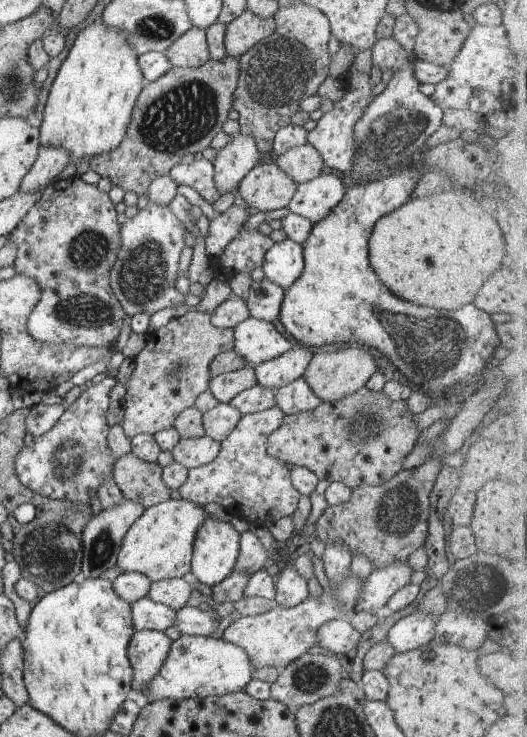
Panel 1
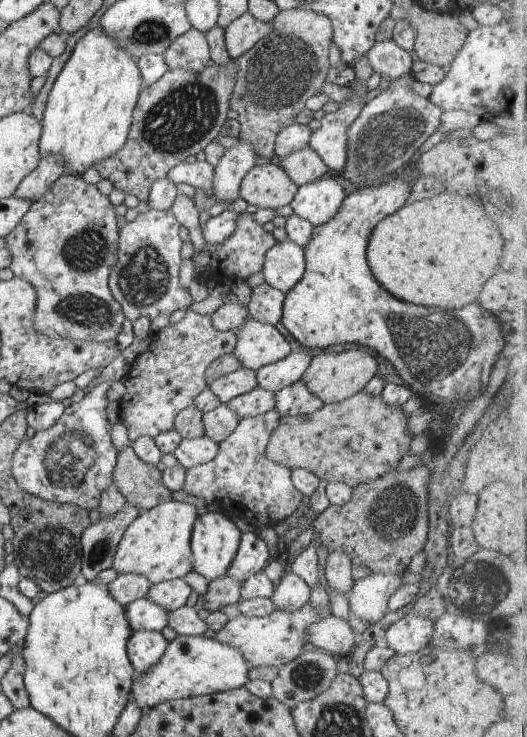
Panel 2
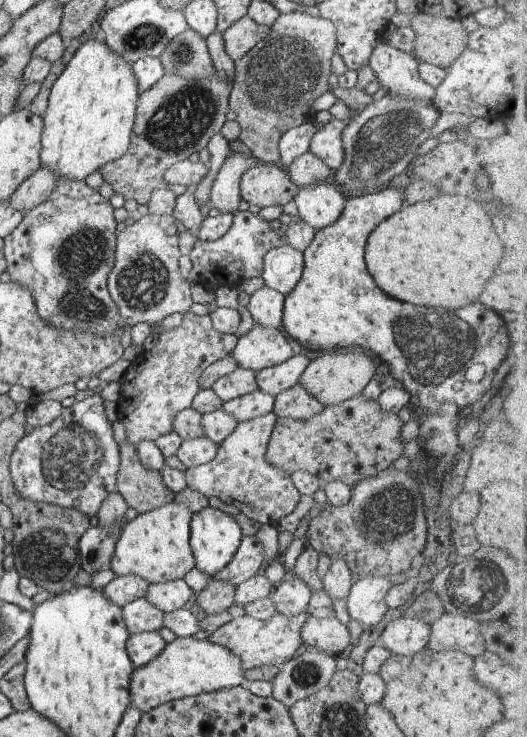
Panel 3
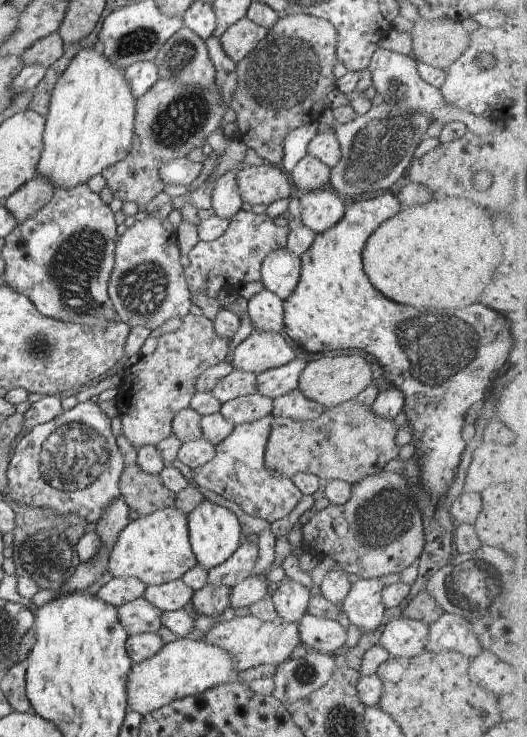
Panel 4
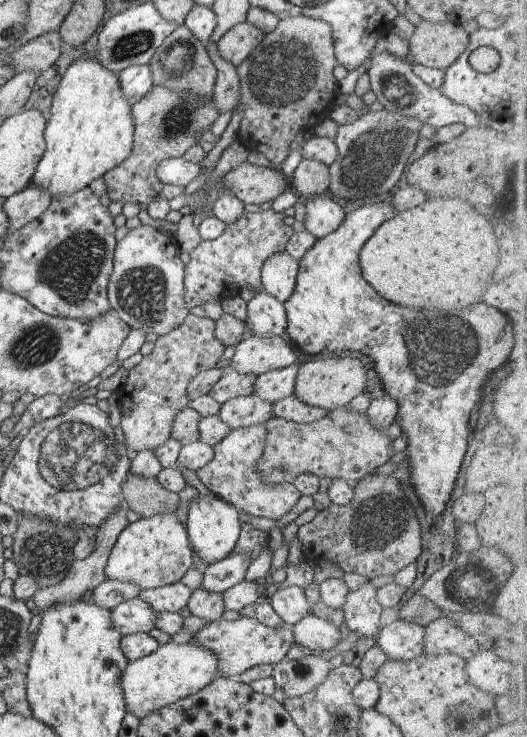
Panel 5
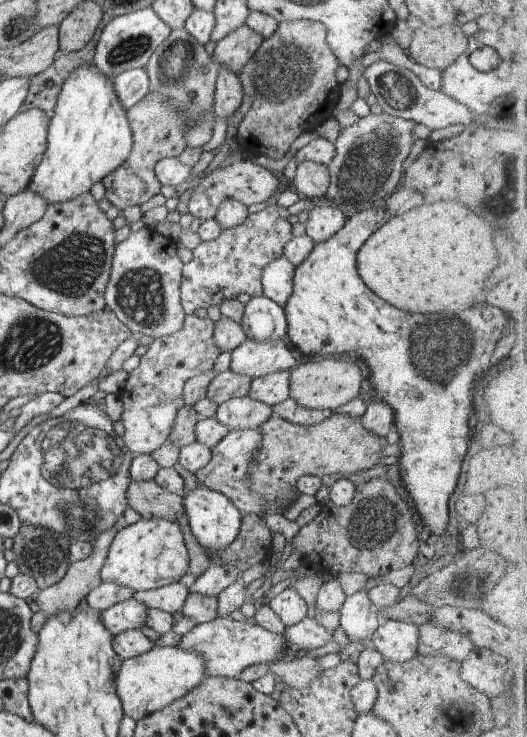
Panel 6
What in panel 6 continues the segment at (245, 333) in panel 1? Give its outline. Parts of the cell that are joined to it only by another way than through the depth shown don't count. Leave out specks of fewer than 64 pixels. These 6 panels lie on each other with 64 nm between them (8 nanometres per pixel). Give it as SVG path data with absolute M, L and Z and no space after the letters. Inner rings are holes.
M247 338L244 344L240 344L232 351L229 369L255 379L293 369L298 364L287 340L258 342Z

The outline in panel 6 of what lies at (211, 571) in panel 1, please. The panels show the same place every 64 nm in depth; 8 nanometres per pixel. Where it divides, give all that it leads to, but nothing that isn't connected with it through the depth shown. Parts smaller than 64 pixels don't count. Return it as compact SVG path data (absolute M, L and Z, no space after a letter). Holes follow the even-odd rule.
M198 485L185 495L183 506L188 516L190 532L194 534L198 544L203 546L205 550L212 550L212 552L224 550L226 546L230 546L236 540L236 536L241 530L243 515L238 512L238 508L222 492Z

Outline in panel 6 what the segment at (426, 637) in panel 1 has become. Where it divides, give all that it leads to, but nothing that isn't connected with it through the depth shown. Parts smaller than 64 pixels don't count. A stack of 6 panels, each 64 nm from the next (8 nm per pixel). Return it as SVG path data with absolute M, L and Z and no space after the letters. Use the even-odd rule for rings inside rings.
M390 619L380 625L373 634L371 645L385 662L402 664L418 654L420 632L414 623Z

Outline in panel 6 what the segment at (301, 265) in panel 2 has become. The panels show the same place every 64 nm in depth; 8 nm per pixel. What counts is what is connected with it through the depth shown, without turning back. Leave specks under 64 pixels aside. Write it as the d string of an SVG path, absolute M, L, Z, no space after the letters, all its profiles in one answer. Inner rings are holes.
M284 256L270 262L262 271L263 295L284 307L293 291L294 272L294 264Z

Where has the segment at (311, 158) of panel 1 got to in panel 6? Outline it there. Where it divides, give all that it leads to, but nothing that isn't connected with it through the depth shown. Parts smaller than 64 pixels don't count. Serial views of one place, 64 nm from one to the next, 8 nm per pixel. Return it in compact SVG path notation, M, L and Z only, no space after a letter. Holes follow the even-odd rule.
M304 160L297 163L292 184L300 197L315 200L316 196L320 196L324 199L330 182L331 176L327 165Z

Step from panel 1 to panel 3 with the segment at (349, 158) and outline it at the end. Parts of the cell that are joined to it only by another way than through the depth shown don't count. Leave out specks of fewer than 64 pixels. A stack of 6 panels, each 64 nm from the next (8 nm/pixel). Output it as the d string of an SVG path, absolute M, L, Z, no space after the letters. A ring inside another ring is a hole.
M350 109L350 118L348 120L330 118L330 122L325 124L322 130L316 131L312 137L309 151L314 156L318 156L320 160L323 160L326 166L334 172L337 168L340 168L340 164L344 160L344 149L341 139L342 130L358 113L356 110Z

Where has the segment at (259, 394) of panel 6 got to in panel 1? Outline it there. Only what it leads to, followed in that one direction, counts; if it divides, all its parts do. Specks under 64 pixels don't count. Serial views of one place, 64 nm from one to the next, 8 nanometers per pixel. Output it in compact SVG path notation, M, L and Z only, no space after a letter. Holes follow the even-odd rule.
M305 347L291 348L286 354L253 368L257 383L273 390L290 384L303 376L312 357L312 352Z

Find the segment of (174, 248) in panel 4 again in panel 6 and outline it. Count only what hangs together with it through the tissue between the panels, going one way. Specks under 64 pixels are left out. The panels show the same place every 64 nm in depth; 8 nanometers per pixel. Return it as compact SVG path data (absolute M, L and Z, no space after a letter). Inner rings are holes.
M146 225L130 235L114 248L109 281L105 290L105 301L114 316L127 326L132 334L162 338L178 332L184 324L185 312L180 302L180 286L183 276L183 263L176 251L176 241Z

